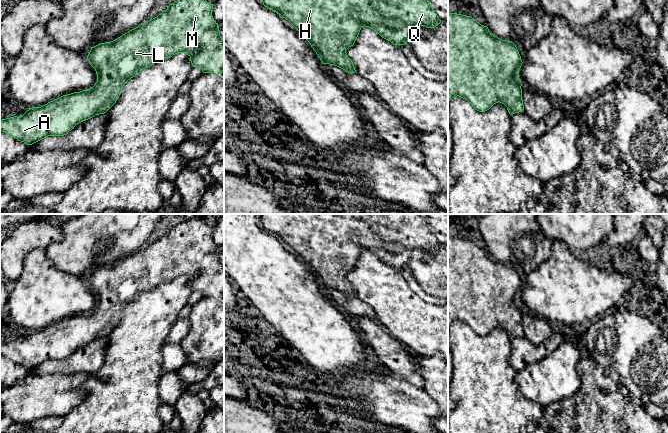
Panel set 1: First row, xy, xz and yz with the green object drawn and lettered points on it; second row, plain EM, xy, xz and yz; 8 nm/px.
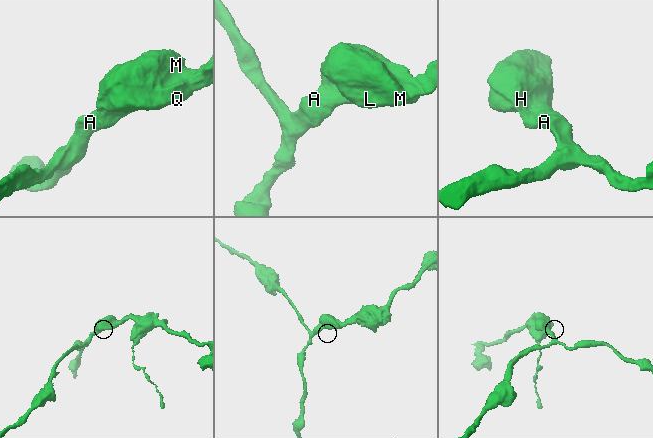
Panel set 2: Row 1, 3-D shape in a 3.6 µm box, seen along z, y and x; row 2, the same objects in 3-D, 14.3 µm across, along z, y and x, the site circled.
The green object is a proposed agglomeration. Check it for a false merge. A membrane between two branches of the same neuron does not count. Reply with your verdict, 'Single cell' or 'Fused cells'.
Single cell

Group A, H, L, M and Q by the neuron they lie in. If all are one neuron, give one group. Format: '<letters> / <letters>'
A H L M Q

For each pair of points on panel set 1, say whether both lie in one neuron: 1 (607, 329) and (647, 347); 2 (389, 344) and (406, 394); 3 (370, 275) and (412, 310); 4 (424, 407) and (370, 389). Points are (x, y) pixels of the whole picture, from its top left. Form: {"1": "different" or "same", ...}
{"1": "same", "2": "different", "3": "same", "4": "same"}

